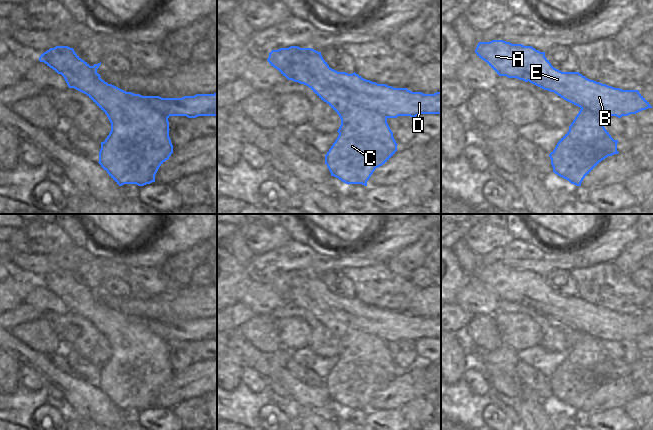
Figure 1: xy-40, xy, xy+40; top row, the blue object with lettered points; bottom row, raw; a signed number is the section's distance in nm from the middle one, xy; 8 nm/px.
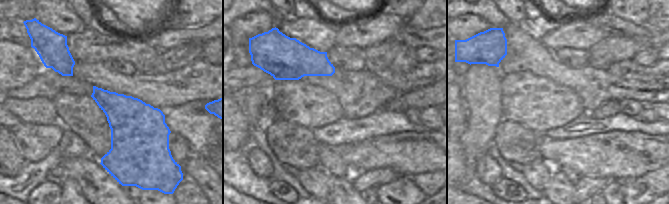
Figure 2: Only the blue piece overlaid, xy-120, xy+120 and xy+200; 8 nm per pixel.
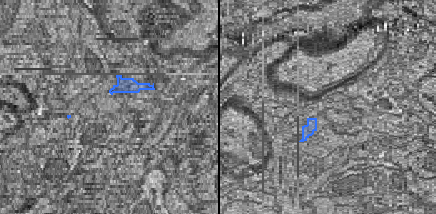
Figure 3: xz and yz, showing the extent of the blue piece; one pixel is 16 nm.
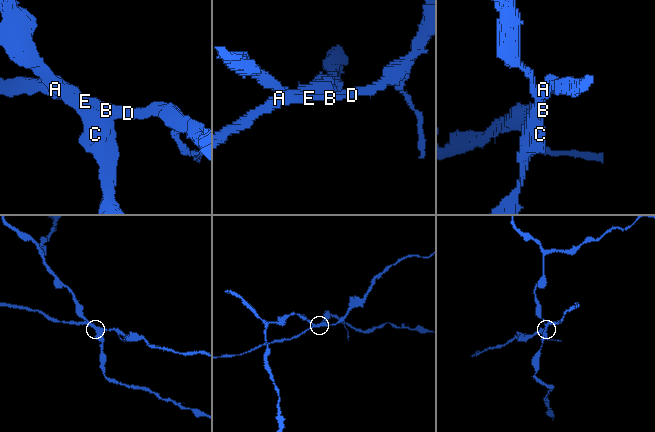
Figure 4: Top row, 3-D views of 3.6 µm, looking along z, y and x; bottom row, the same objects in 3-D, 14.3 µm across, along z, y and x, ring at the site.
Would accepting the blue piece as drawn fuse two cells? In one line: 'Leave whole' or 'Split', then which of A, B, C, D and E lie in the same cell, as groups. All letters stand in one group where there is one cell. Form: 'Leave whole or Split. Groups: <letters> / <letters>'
Split. Groups: A B D E / C

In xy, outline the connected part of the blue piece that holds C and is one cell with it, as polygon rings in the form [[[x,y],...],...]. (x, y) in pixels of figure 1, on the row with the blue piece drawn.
[[[293,65],[293,75],[287,78],[308,86],[321,100],[326,102],[340,117],[341,125],[338,137],[325,155],[331,176],[346,184],[362,184],[367,181],[376,168],[385,164],[397,151],[397,143],[393,137],[387,118],[378,112],[356,106],[338,96],[334,90],[322,86],[305,68]]]

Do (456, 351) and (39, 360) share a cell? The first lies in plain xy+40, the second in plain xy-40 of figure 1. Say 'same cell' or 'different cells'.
different cells

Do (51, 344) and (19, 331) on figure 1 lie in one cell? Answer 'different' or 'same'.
same

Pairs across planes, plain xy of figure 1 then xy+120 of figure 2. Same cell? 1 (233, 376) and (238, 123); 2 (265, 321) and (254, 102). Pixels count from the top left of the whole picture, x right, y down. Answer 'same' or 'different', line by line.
1: same
2: different

